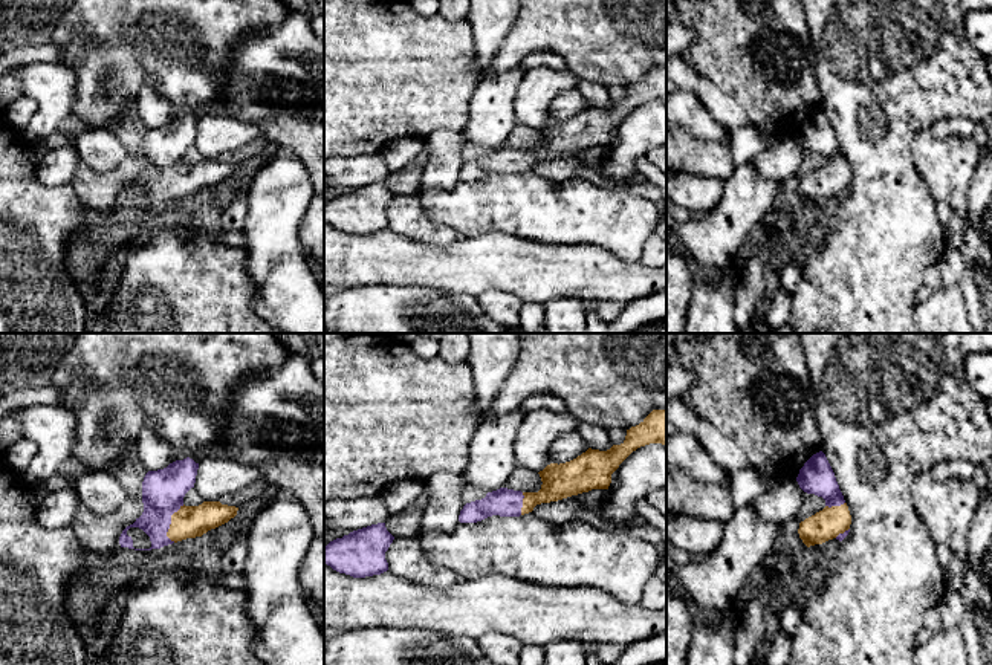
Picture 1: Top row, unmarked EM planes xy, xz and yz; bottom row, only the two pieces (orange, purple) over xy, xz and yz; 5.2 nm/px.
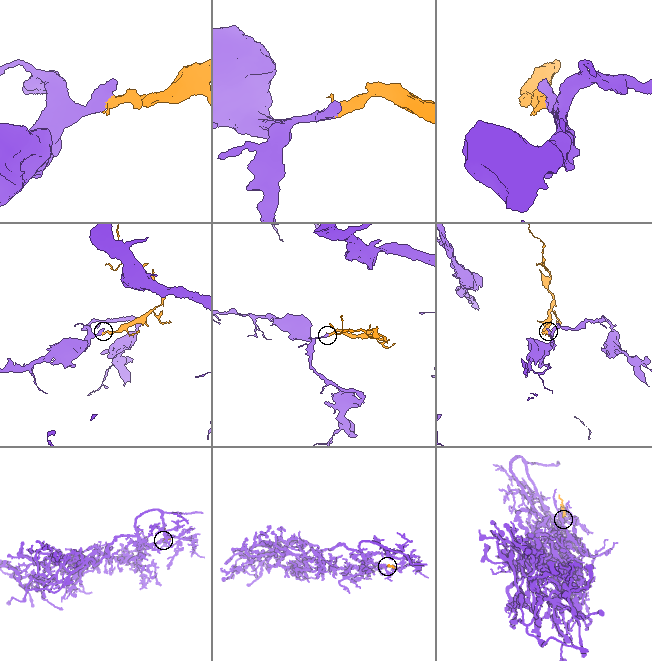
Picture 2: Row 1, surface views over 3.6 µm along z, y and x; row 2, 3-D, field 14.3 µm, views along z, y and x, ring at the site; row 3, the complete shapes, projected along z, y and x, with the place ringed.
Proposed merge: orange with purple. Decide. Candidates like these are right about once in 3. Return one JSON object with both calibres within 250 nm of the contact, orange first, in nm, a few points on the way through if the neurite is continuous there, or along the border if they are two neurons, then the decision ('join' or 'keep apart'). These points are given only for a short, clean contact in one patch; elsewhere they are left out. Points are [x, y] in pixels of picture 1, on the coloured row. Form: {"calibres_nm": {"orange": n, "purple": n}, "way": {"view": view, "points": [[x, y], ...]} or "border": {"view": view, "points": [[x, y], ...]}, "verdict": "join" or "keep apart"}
{"calibres_nm": {"orange": 170, "purple": 220}, "way": {"view": "xy", "points": [[190, 522], [171, 523], [164, 514], [162, 491]]}, "verdict": "join"}

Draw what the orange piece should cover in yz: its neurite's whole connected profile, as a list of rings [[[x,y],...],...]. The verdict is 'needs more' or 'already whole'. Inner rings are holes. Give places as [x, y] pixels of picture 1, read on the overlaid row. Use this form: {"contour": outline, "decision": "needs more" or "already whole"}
{"contour": [[[822,451],[813,454],[796,477],[799,488],[825,500],[825,508],[799,523],[799,538],[810,547],[828,540],[842,541],[851,524],[851,515]]], "decision": "needs more"}

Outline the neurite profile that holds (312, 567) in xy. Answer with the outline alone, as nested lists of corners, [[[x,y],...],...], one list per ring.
[[[324,540],[310,543],[300,567],[300,582],[310,593],[312,605],[324,622]]]

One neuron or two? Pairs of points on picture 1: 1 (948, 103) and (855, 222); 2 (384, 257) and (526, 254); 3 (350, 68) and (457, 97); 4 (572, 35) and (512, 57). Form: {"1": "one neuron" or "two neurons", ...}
{"1": "one neuron", "2": "one neuron", "3": "one neuron", "4": "one neuron"}

